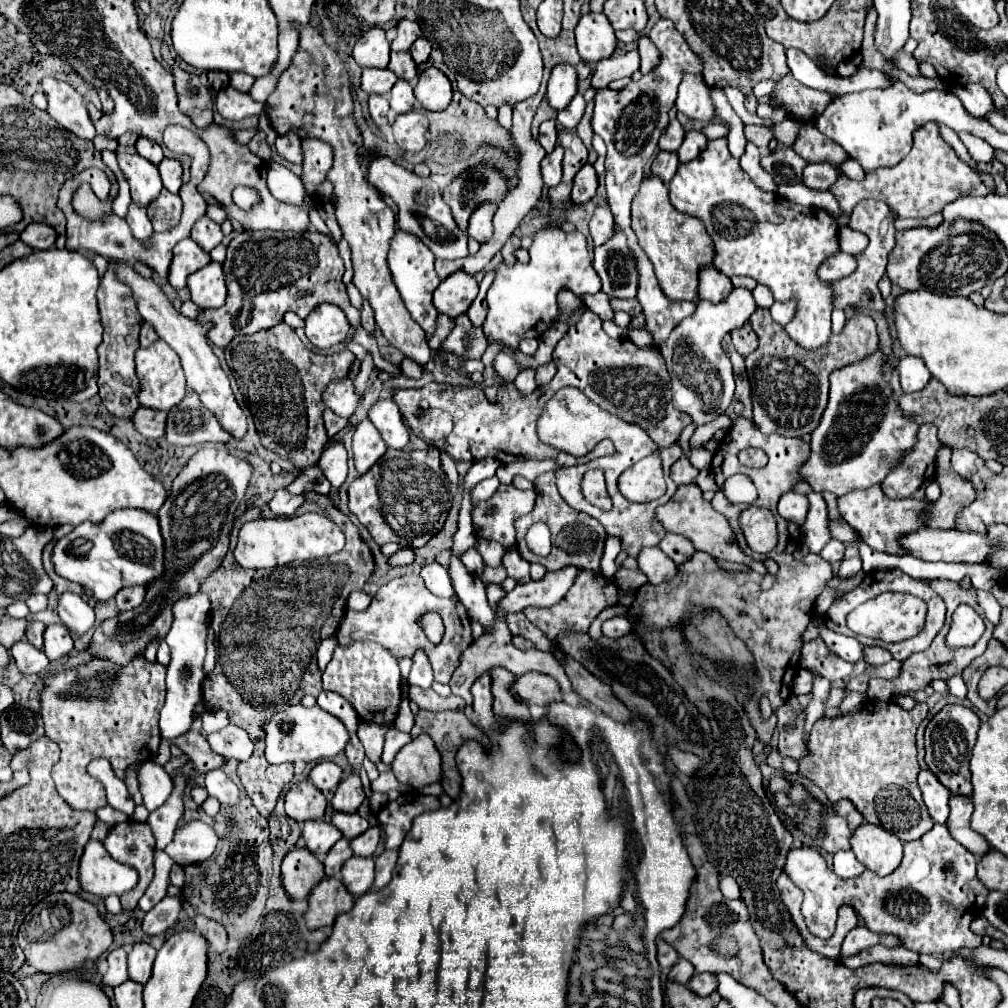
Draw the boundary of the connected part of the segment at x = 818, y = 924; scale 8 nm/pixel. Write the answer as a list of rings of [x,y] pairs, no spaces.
[[[934,824],[930,832],[920,836],[918,840],[904,844],[904,860],[902,864],[888,876],[876,876],[874,872],[866,870],[862,876],[852,880],[840,880],[834,872],[826,868],[826,860],[808,846],[802,848],[790,848],[786,856],[784,874],[790,876],[790,880],[804,892],[802,902],[802,916],[806,920],[808,930],[814,936],[830,938],[836,924],[836,914],[842,904],[850,904],[864,920],[866,926],[876,934],[892,934],[896,936],[904,948],[916,952],[916,954],[946,954],[960,946],[978,946],[982,944],[982,938],[976,936],[968,926],[974,918],[974,914],[980,912],[980,908],[986,902],[988,890],[976,876],[976,858],[972,852],[968,852],[962,844],[958,844],[948,828],[944,824]]]

